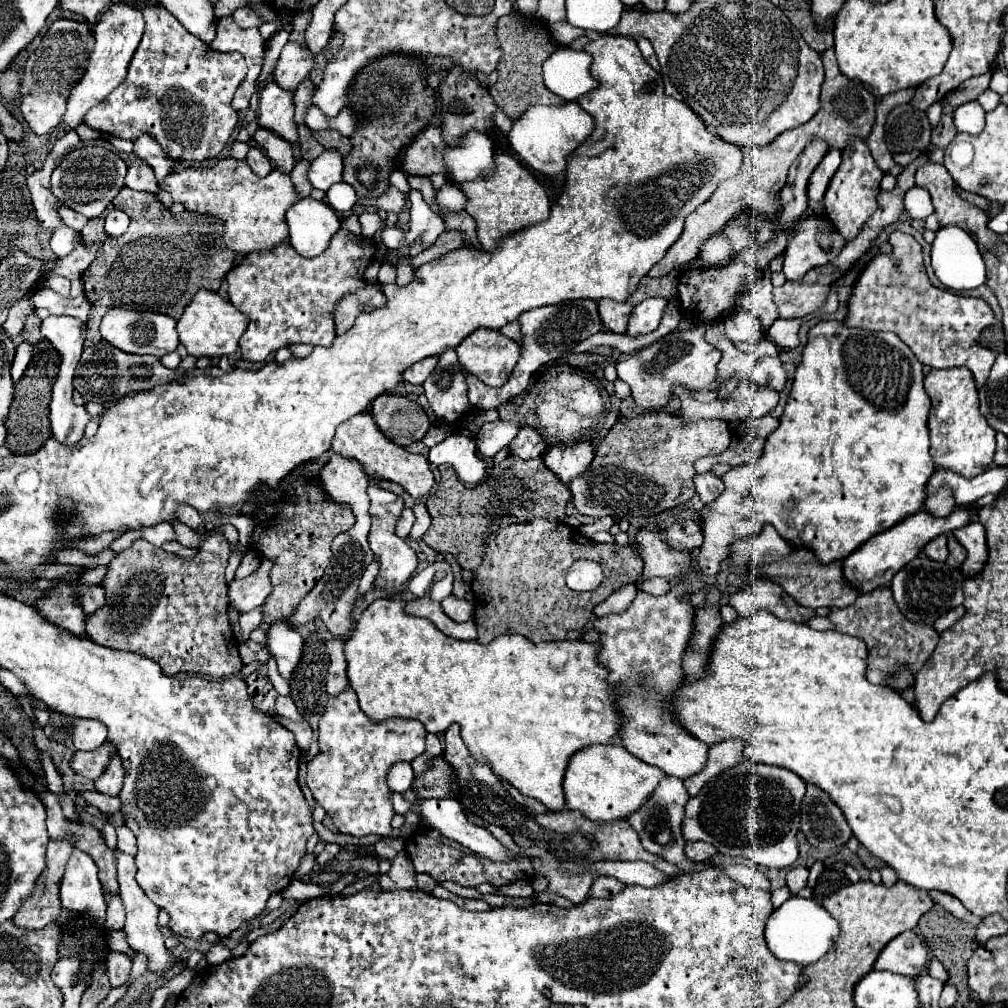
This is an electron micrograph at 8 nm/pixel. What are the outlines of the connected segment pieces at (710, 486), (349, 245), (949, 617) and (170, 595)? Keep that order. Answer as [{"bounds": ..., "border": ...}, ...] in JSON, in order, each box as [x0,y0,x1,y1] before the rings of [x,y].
[{"bounds":[694,471,724,503],"border":[[[706,471],[706,473],[696,473],[694,477],[694,483],[696,483],[696,493],[700,495],[702,503],[710,503],[714,501],[722,491],[724,491],[724,483],[720,477],[716,477],[712,471]]]},{"bounds":[228,229,376,361],"border":[[[340,229],[330,247],[314,257],[300,257],[290,243],[280,243],[274,251],[252,253],[244,257],[228,275],[230,301],[250,317],[250,325],[240,339],[240,353],[246,361],[266,361],[270,353],[292,343],[312,343],[330,347],[336,337],[334,309],[346,293],[366,287],[364,271],[376,257],[376,245],[356,241],[346,229]]]},{"bounds":[934,605,964,633],"border":[[[960,605],[960,607],[956,607],[956,609],[952,609],[952,611],[948,611],[946,615],[942,615],[936,623],[934,623],[934,629],[938,631],[938,633],[942,633],[942,631],[946,631],[948,627],[952,627],[960,617],[964,615],[964,607]]]},{"bounds":[86,531,242,677],"border":[[[210,531],[198,547],[194,559],[186,561],[174,553],[166,553],[152,543],[138,539],[126,551],[118,553],[110,563],[102,579],[106,591],[106,607],[100,607],[86,617],[86,637],[96,645],[142,653],[144,657],[156,661],[164,675],[176,673],[198,673],[210,677],[226,677],[242,669],[242,659],[238,655],[238,643],[232,635],[228,623],[228,595],[224,569],[230,555],[230,543],[224,535]]]}]

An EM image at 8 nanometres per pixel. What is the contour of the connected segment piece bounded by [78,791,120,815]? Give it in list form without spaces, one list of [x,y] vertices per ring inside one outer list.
[[[80,791],[78,793],[86,803],[98,807],[102,813],[114,815],[120,811],[120,799],[118,797],[110,797],[110,795],[102,795],[98,791]]]

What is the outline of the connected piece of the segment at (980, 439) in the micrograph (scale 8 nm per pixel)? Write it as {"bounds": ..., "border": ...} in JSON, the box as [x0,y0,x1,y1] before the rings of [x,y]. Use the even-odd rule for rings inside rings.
{"bounds":[924,367,996,479],"border":[[[966,367],[932,369],[924,377],[924,387],[932,399],[928,429],[932,439],[934,465],[950,469],[968,479],[986,471],[994,457],[996,431],[988,425],[978,409],[978,395],[972,371]]]}

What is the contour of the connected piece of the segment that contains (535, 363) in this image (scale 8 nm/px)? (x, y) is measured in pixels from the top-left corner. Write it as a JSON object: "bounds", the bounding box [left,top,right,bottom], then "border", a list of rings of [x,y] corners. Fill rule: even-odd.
{"bounds":[466,301,602,409],"border":[[[566,301],[562,305],[546,305],[546,307],[538,307],[538,309],[530,309],[526,313],[520,315],[520,327],[522,327],[522,357],[516,363],[508,383],[504,387],[488,387],[484,383],[480,383],[474,375],[466,375],[468,381],[468,397],[472,407],[476,409],[496,409],[500,403],[506,403],[508,399],[520,395],[532,375],[546,363],[560,359],[560,355],[564,351],[574,349],[580,341],[584,341],[586,337],[602,331],[602,323],[598,317],[598,307],[594,301]]]}

